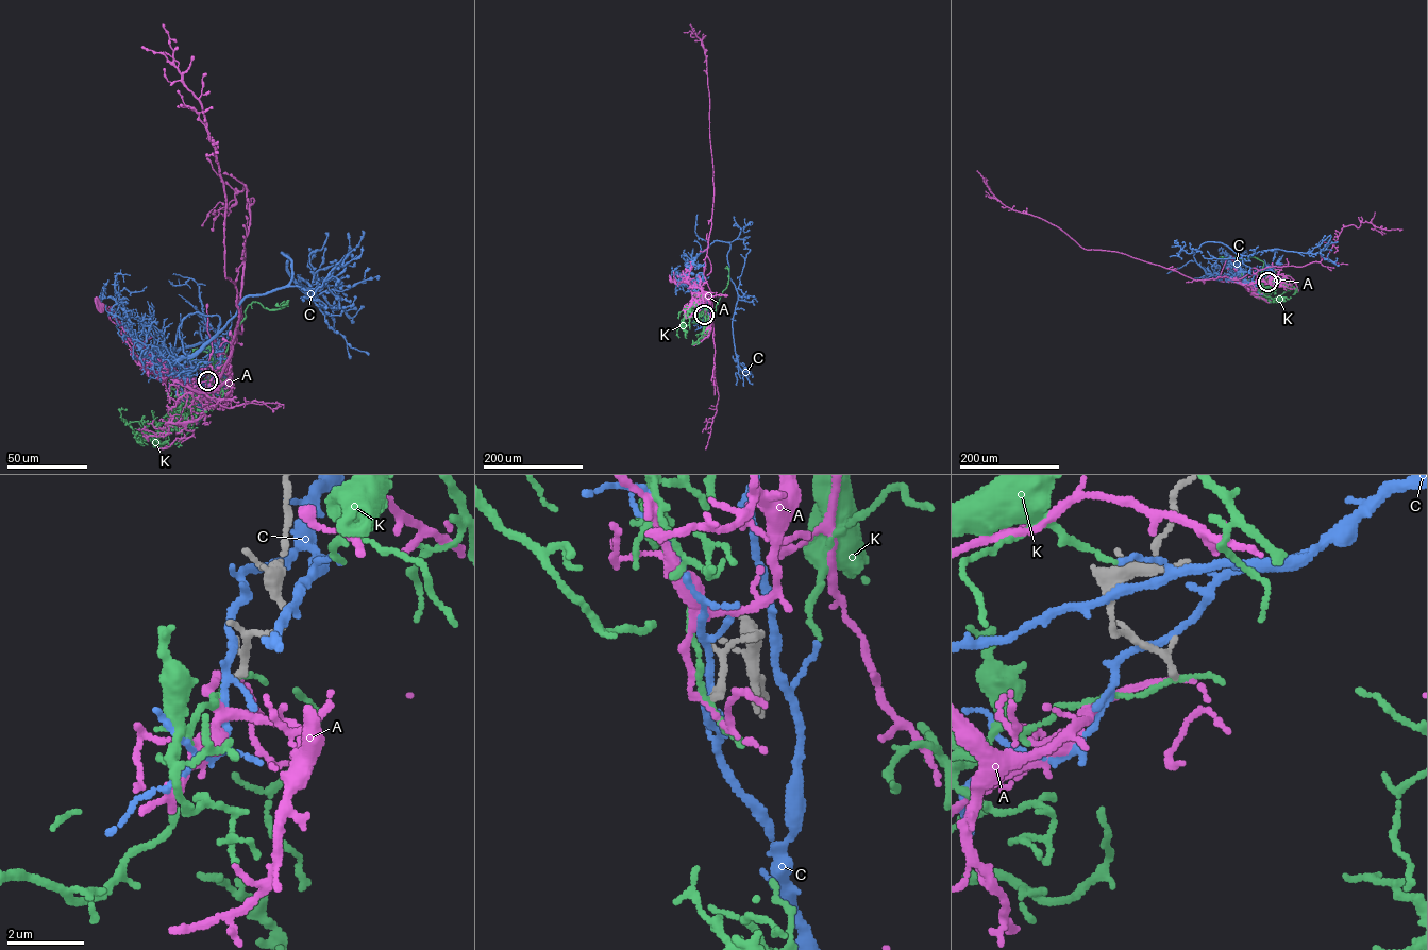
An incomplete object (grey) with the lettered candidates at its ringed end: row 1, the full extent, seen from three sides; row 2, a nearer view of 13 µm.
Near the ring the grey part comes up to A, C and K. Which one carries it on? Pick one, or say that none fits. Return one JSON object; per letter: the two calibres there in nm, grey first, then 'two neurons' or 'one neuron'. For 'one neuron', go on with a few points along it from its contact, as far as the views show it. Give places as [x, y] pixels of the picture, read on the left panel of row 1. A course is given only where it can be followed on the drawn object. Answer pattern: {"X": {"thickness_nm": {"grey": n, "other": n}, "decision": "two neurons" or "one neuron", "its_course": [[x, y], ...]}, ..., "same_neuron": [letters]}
{"A": {"thickness_nm": {"grey": 190, "other": 140}, "decision": "two neurons"}, "C": {"thickness_nm": {"grey": 200, "other": 160}, "decision": "two neurons"}, "K": {"thickness_nm": {"grey": 190, "other": 110}, "decision": "two neurons"}, "same_neuron": []}

